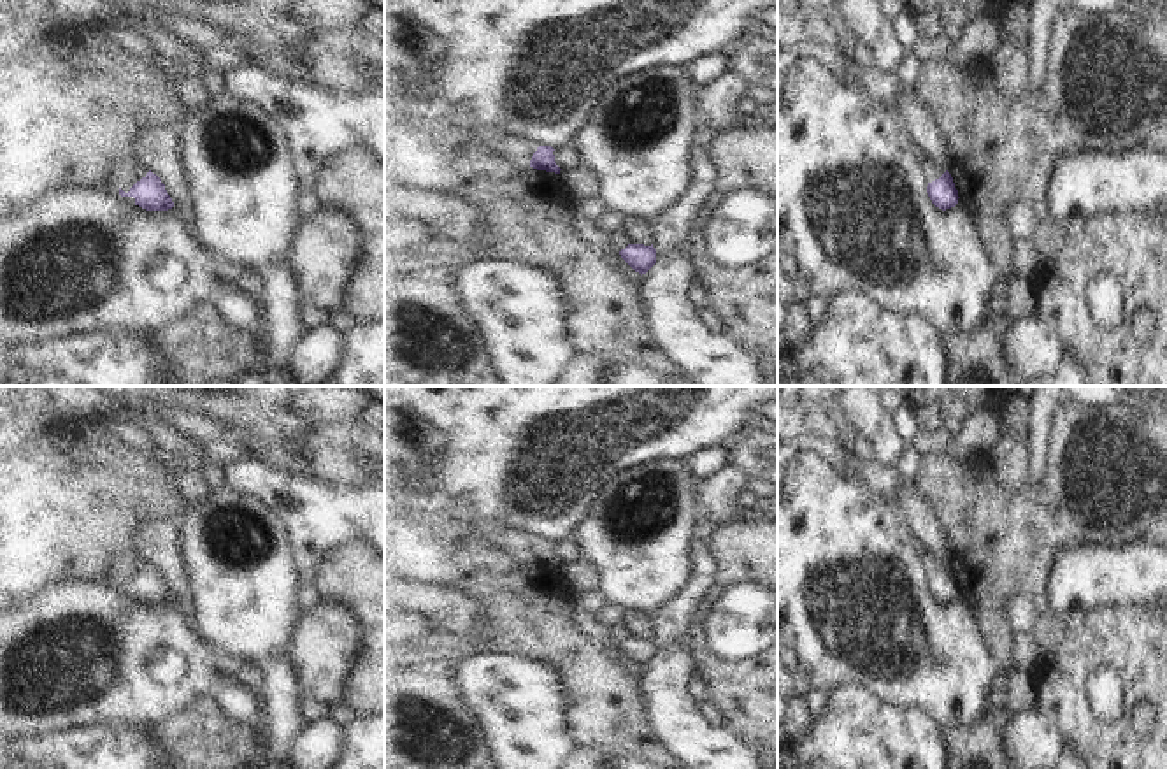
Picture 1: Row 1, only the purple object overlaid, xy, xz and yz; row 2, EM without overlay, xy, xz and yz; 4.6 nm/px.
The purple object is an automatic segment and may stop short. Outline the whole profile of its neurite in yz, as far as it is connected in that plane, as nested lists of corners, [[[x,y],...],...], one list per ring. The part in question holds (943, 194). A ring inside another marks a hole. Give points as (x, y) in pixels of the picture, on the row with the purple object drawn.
[[[927,156],[920,163],[928,183],[927,193],[932,204],[942,211],[955,207],[960,197],[946,167],[930,162]]]

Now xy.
[[[132,160],[116,176],[121,197],[133,197],[135,205],[146,211],[168,211],[174,207],[161,179],[140,162]]]

